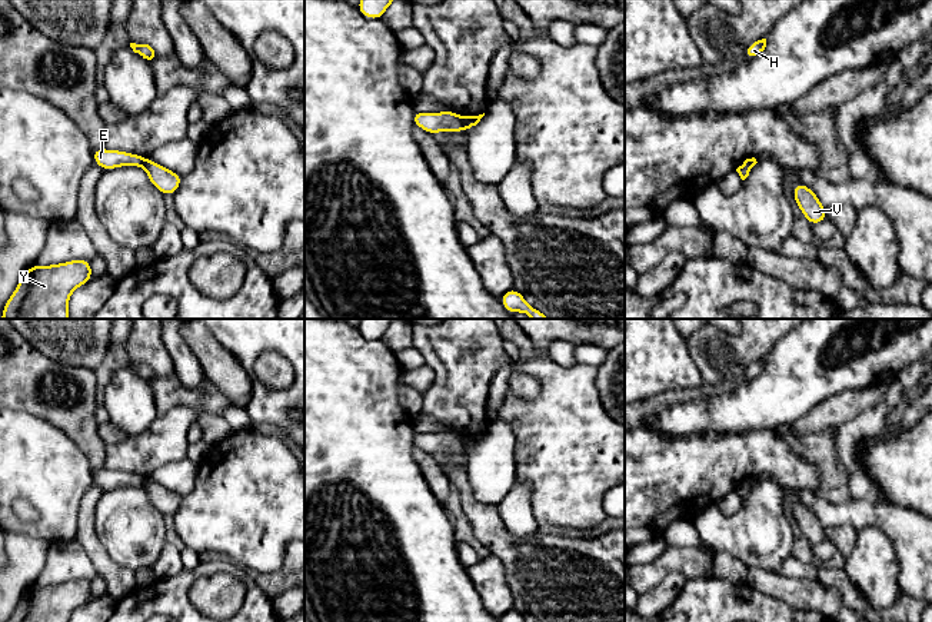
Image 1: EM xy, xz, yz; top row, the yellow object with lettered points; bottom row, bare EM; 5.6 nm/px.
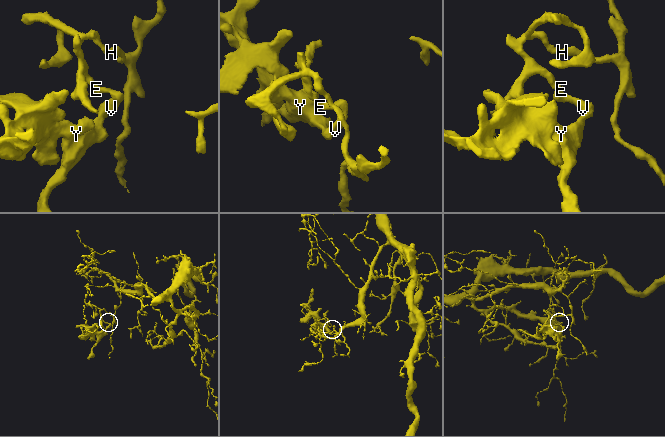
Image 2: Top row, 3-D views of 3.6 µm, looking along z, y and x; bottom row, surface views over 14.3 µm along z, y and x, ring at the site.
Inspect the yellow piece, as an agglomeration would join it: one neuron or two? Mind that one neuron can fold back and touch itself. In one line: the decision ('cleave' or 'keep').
cleave

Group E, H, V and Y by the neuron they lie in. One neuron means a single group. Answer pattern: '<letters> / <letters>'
E H / V Y

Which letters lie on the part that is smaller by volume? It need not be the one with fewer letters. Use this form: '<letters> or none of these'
V, Y

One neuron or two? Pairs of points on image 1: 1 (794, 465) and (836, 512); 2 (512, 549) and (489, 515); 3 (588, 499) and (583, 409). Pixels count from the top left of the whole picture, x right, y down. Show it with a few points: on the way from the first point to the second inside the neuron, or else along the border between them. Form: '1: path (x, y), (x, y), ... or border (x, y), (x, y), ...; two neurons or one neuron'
1: border (804, 486), (795, 488); two neurons
2: path (503, 541), (489, 524); one neuron
3: path (583, 476), (583, 432); one neuron

